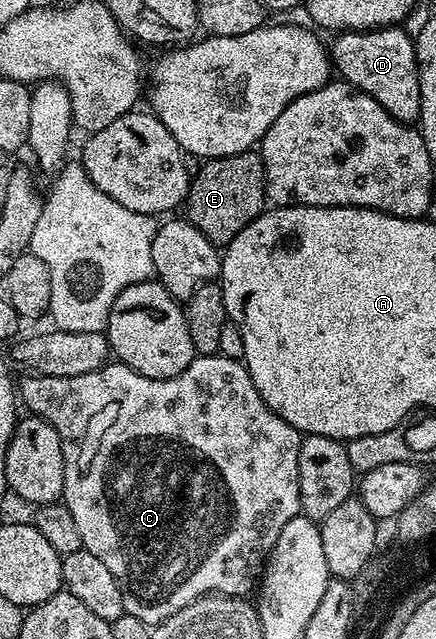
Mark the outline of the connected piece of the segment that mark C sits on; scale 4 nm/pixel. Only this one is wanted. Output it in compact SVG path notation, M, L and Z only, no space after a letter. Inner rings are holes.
M220 354L211 356L194 355L193 360L187 366L187 370L183 370L183 374L179 374L170 380L152 380L143 374L139 374L135 370L131 370L120 362L106 363L105 367L97 368L93 372L87 374L79 374L78 376L38 376L36 374L26 375L26 380L21 384L21 396L19 392L19 400L29 407L28 411L32 415L37 416L41 420L47 421L50 426L59 434L61 445L63 446L63 503L67 506L67 510L71 510L71 514L75 517L75 523L79 525L79 538L81 539L81 547L86 548L91 554L95 554L95 558L99 558L107 565L107 570L111 570L111 574L115 574L115 578L121 587L123 594L123 602L125 603L126 613L135 618L146 622L157 622L162 619L163 611L157 604L164 602L168 596L174 596L178 605L189 604L199 596L207 596L210 594L220 594L222 596L240 596L248 597L249 591L254 591L255 585L258 583L259 577L262 575L266 560L272 552L275 542L279 538L279 534L283 530L283 526L287 526L287 522L299 515L301 511L300 504L300 484L299 484L299 452L302 439L302 433L296 428L290 426L286 420L279 418L279 414L275 414L267 406L267 402L263 402L263 398L259 394L259 390L255 390L255 382L251 382L251 374L246 370L244 363L240 360L232 360Z

